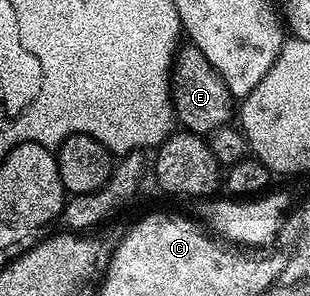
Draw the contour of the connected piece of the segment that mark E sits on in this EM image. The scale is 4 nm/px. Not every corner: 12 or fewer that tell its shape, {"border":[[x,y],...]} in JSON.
{"border":[[192,42],[171,64],[184,131],[212,134],[233,116],[230,85]]}

